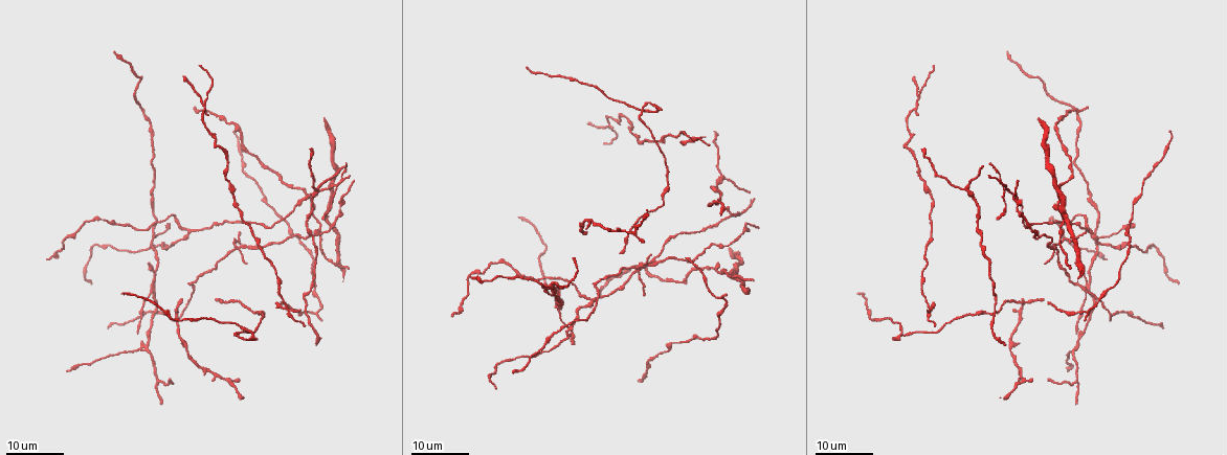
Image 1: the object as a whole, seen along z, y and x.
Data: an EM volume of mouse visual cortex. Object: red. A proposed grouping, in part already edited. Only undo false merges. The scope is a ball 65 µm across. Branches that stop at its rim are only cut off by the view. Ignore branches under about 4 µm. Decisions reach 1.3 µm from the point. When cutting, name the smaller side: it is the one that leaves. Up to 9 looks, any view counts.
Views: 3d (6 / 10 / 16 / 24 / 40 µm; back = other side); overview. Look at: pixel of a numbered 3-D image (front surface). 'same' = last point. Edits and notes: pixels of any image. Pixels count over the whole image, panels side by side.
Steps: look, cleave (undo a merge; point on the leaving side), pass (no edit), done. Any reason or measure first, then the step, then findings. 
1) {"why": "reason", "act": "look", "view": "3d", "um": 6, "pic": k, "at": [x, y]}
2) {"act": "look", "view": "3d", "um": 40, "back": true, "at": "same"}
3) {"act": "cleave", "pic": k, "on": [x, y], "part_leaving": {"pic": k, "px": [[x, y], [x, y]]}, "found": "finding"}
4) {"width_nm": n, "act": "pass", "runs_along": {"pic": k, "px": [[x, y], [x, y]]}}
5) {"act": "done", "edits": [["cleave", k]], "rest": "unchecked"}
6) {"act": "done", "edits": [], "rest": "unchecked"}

{"act": "look", "view": "3d", "um": 16, "pic": 1, "at": [235, 249]}

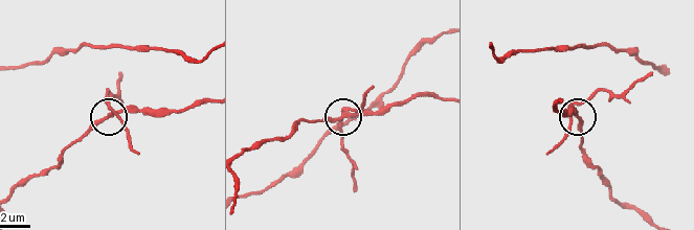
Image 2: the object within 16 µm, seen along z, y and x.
{"act": "look", "view": "3d", "um": 6, "pic": 2, "at": [110, 112]}

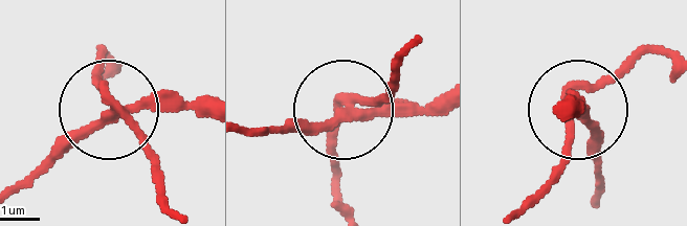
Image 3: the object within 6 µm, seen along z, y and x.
{"act": "cleave", "pic": 3, "on": [102, 72], "found": "two neurons meet here"}

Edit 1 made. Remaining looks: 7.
{"why": "redraw", "act": "look", "view": "overview"}

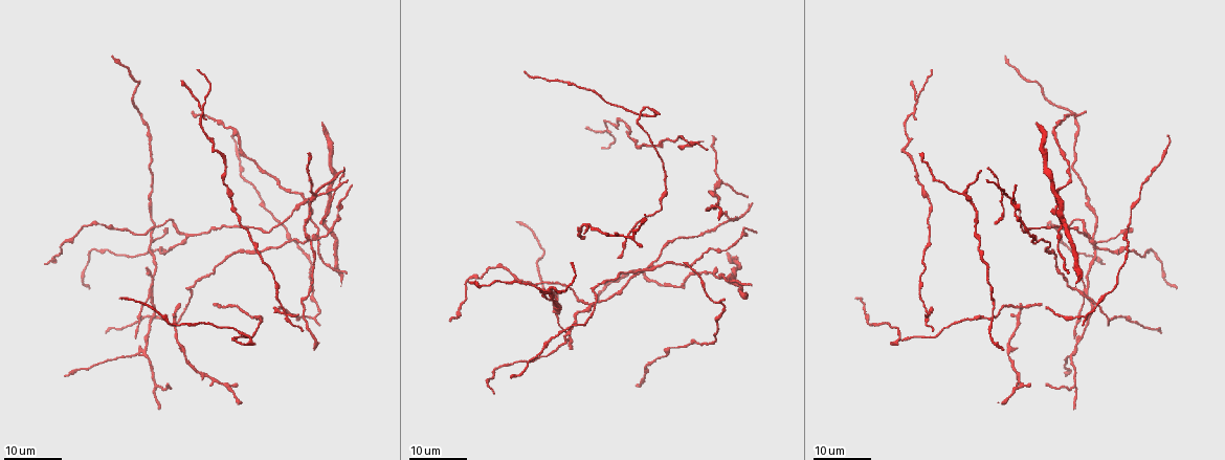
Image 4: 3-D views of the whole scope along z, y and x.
{"why": "a fork", "act": "look", "view": "3d", "um": 24, "pic": 4, "at": [142, 353]}

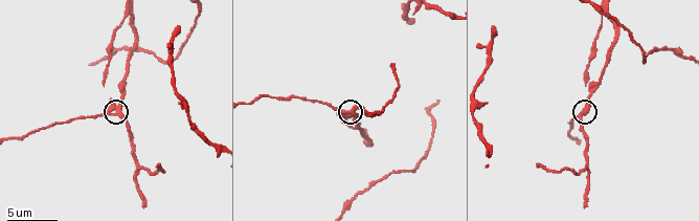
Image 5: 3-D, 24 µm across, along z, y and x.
{"act": "look", "view": "3d", "um": 10, "pic": 5, "at": [584, 112]}

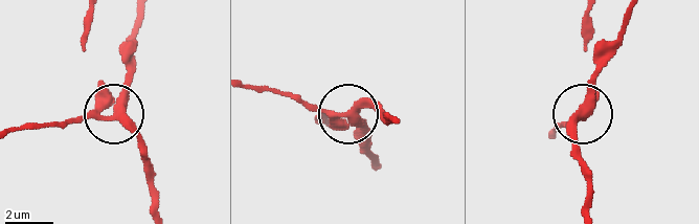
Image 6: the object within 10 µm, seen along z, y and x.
{"act": "look", "view": "3d", "um": 10, "back": true, "pic": 6, "at": [583, 116]}

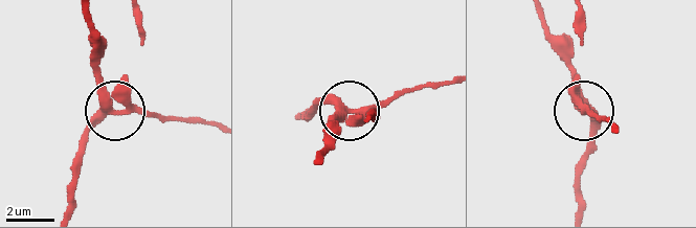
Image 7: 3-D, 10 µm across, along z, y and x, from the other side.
{"arms": 3, "act": "pass", "runs_along": {"pic": 7, "px": [[86, 14], [104, 97], [122, 109], [174, 115]]}, "found": "continuous, no second neuron"}

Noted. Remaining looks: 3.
{"why": "small branch off a trunk", "act": "look", "view": "3d", "um": 6, "pic": 5, "at": [131, 12]}

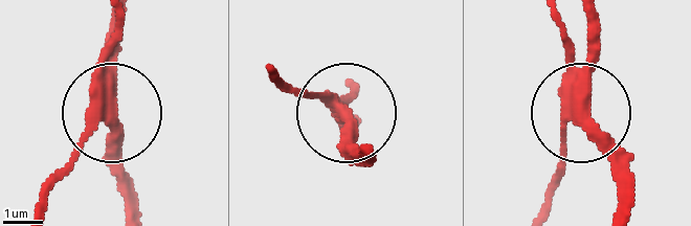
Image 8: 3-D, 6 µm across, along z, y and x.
{"width_nm": 340, "act": "cleave", "pic": 8, "on": [116, 39], "part_leaving": {"pic": 8, "px": [[94, 100], [77, 157], [44, 206]]}, "found": "a second neuron is stuck on"}

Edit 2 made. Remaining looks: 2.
{"why": "three-way junction", "act": "look", "view": "3d", "um": 16, "pic": 4, "at": [316, 224]}

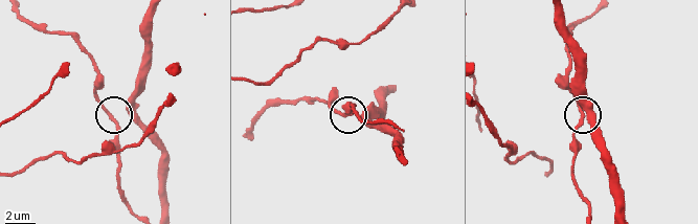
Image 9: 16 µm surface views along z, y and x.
{"act": "look", "view": "3d", "um": 10, "pic": 9, "at": [584, 116]}

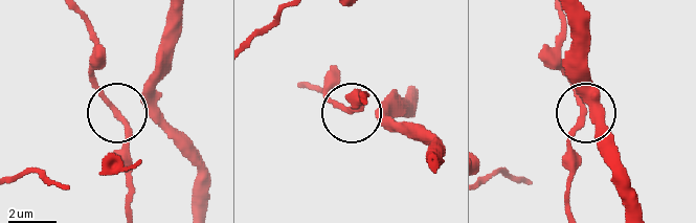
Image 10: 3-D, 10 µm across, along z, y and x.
{"arms": 3, "act": "pass", "found": "all the same neuron"}

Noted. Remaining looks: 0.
{"act": "done", "edits": [["cleave", 3], ["cleave", 8]], "rest": "unchecked"}

